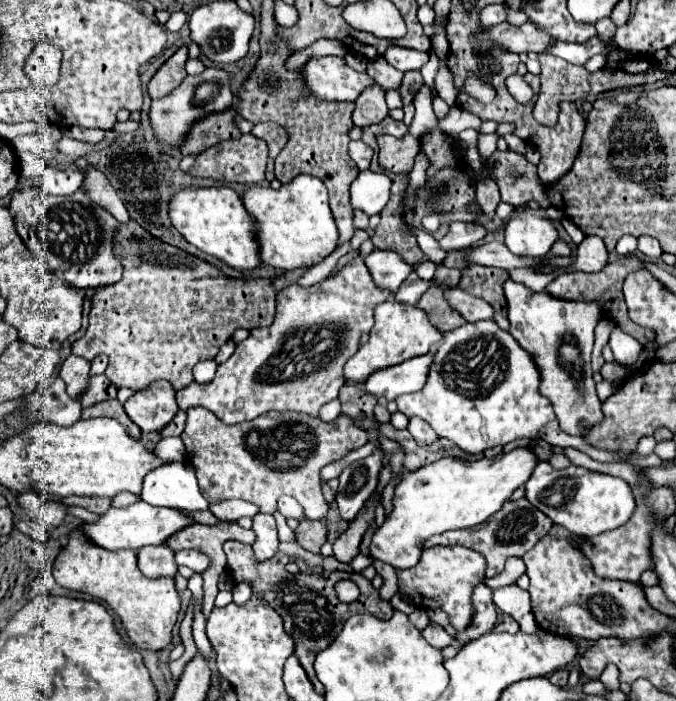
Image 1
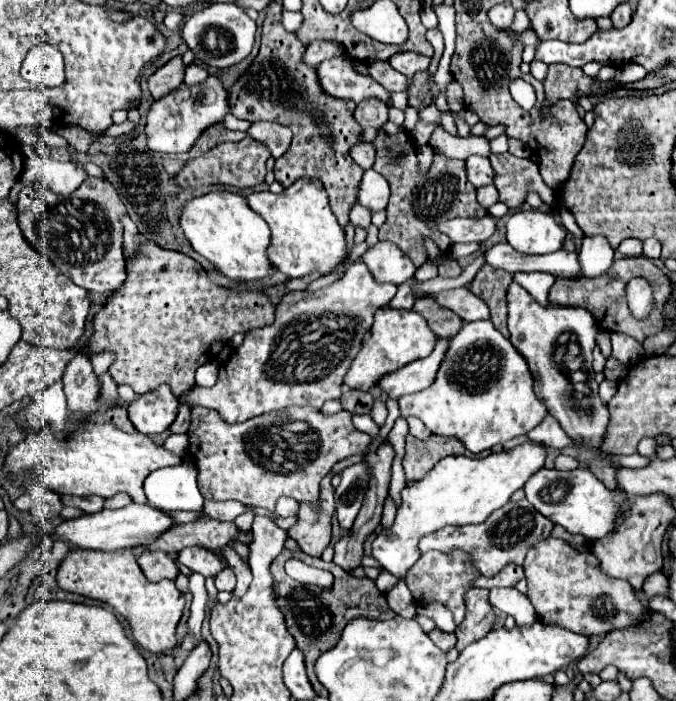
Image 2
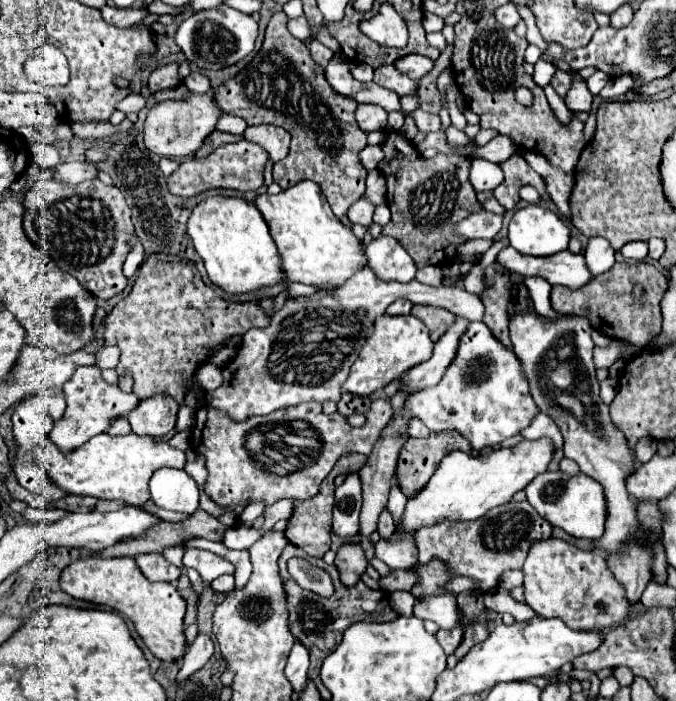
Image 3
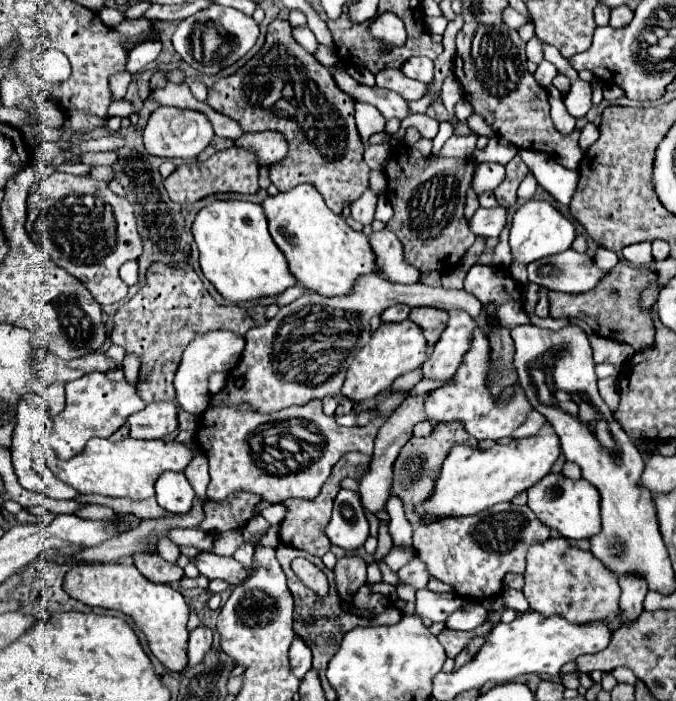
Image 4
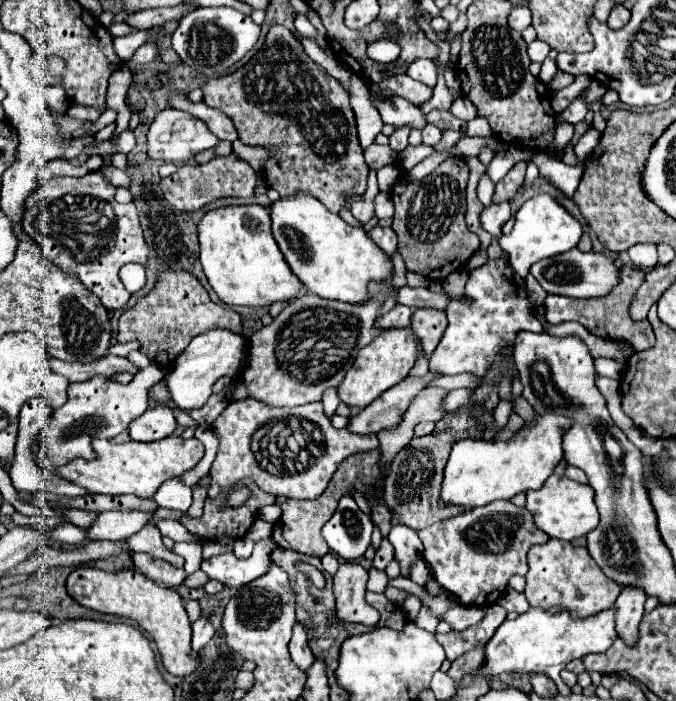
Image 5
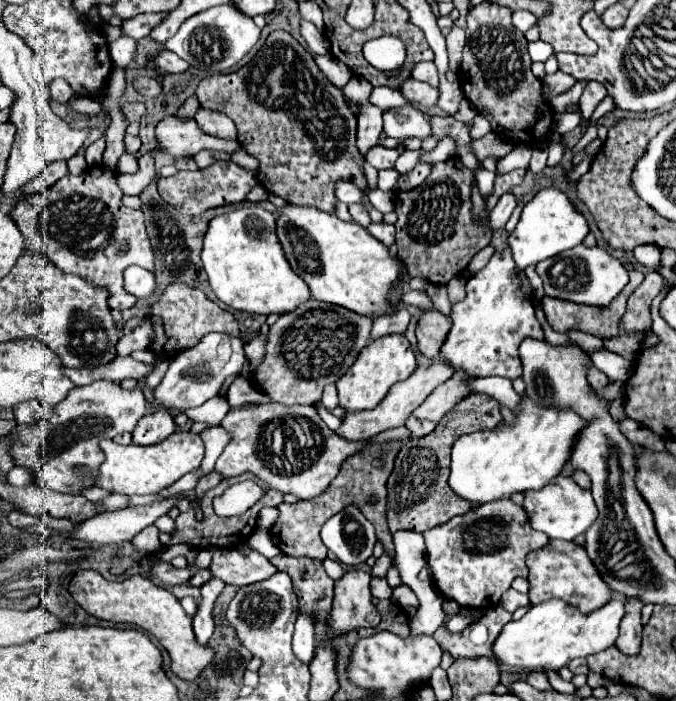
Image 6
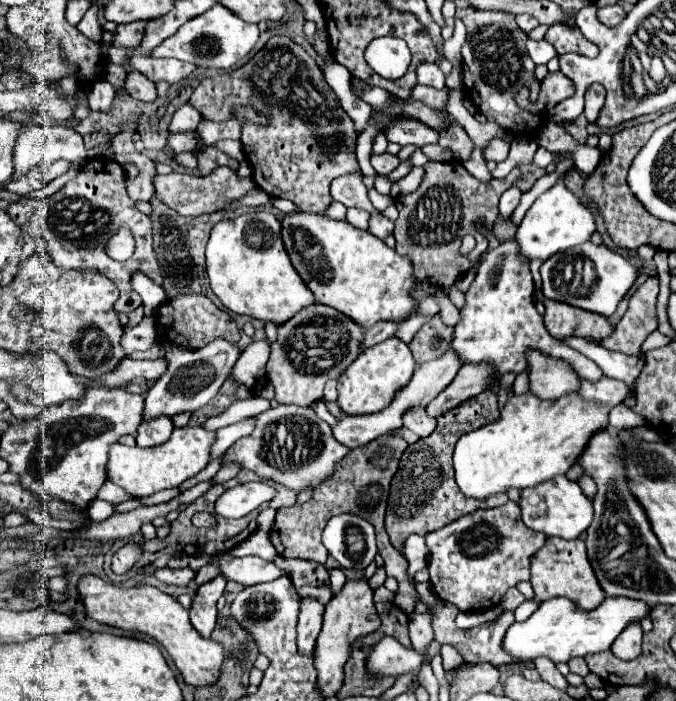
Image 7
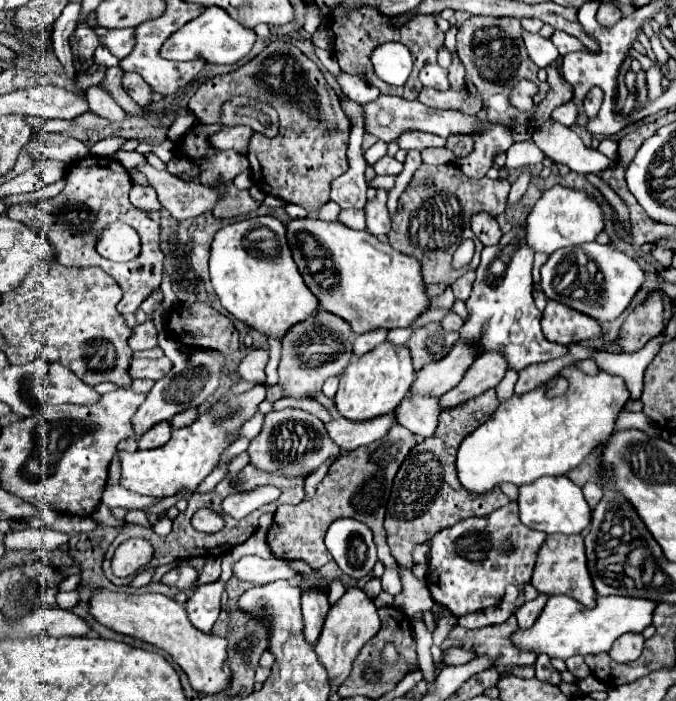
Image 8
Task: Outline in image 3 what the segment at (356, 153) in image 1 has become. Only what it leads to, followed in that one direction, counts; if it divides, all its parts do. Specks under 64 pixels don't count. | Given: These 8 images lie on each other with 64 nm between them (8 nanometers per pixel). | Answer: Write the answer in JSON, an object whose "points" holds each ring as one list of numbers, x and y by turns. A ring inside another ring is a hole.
{"points":[[366,146,366,148,360,152,360,160,362,160,362,164,366,166,366,170,378,168,378,164,384,160,382,146]]}

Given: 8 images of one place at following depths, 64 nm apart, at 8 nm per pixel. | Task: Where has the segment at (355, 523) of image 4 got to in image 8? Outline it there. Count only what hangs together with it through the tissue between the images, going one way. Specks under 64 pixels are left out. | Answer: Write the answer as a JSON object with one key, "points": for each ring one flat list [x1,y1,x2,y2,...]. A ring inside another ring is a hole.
{"points":[[336,520,326,534,326,548,344,574,354,580,368,576,376,564,376,546,372,532,358,520]]}

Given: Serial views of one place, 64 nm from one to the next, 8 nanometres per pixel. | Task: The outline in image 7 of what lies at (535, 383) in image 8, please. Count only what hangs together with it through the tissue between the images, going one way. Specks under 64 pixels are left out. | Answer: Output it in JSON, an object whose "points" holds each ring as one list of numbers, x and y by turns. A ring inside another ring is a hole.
{"points":[[524,370,524,372,520,372,518,376,516,376,516,382,514,382,514,386,512,386,512,390,514,390,514,394,524,394,524,392,528,392,530,390,530,378,528,378,528,370]]}

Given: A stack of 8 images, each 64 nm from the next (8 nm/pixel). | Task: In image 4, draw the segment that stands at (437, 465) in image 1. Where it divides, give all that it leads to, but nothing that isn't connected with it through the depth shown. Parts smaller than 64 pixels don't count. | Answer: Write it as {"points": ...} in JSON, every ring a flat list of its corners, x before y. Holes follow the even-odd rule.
{"points":[[546,422,538,434,512,440,510,444,494,444,490,448,478,448,468,444,456,444,444,460,442,472,436,480,434,494,424,504,416,506,416,512,430,516,474,516,484,508,498,502,510,502,516,494,538,484,560,456,560,440,552,424],[392,548,392,552,386,556,386,564,388,564,388,568,392,570,392,572,398,572,408,560,412,560,414,558,414,552,410,552,410,550,406,550,406,548]]}

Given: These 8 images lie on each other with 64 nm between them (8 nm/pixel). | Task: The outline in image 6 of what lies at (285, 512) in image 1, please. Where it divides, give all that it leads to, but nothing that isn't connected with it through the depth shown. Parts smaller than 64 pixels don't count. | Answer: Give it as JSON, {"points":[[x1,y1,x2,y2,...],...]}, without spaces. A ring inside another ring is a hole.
{"points":[[262,508,258,514,258,524,262,528,272,528,276,518,278,518,278,508]]}

